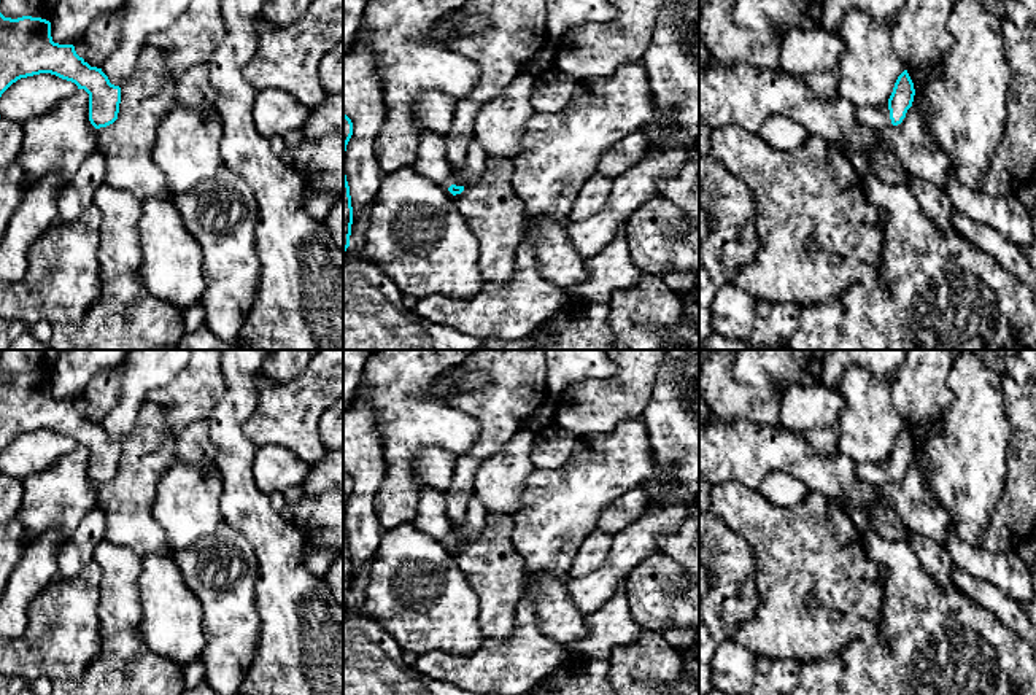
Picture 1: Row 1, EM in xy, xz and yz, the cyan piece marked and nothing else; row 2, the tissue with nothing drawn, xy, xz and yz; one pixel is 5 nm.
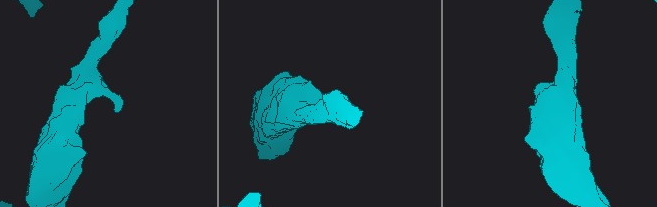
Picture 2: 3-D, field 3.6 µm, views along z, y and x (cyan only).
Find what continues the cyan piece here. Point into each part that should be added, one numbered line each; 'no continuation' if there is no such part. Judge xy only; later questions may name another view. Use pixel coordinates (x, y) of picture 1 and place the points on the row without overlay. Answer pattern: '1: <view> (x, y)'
no continuation

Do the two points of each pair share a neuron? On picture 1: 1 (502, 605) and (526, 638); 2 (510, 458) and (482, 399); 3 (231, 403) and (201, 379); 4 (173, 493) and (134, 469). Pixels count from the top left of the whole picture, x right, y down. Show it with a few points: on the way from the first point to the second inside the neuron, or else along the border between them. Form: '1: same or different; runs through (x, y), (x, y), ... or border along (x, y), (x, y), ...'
1: different; border along (523, 592), (515, 630), (506, 638), (483, 638)
2: different; border along (521, 428), (488, 457), (477, 471)
3: different; border along (221, 366), (226, 392), (205, 420)
4: different; border along (175, 458), (158, 484), (158, 522)

